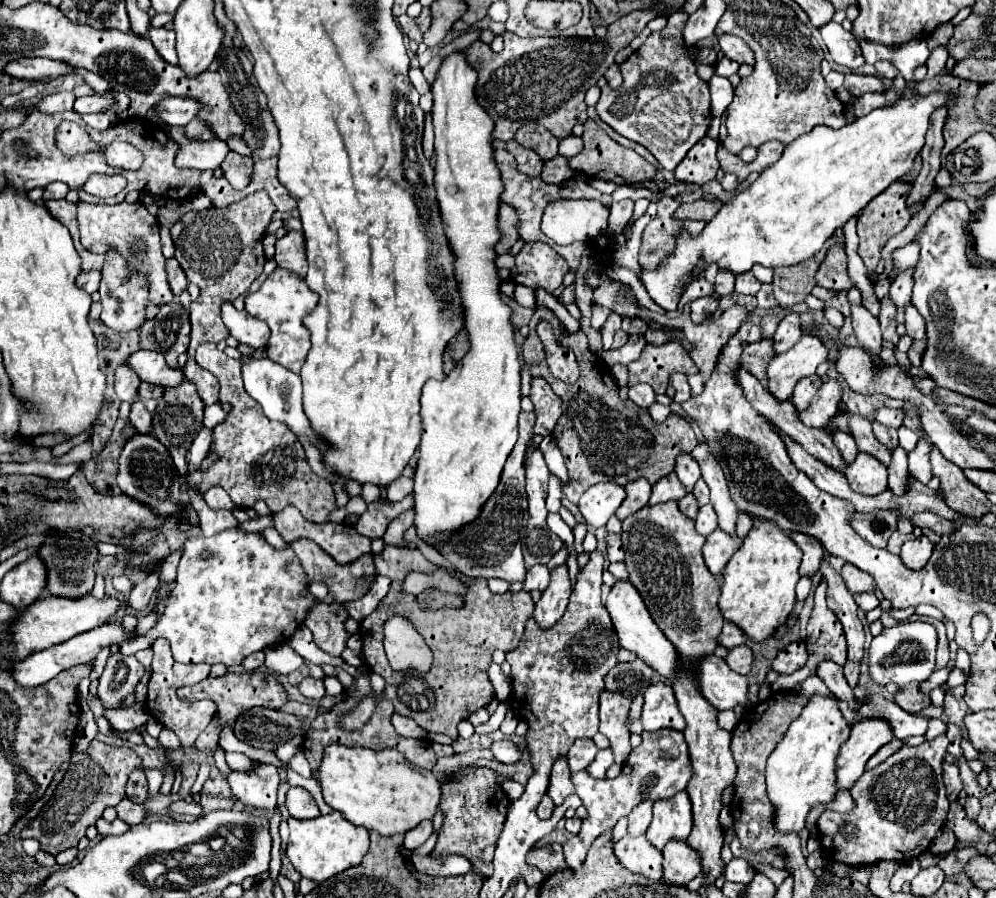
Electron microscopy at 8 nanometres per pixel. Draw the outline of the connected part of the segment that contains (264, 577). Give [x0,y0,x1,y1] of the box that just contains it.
[122,530,314,664]

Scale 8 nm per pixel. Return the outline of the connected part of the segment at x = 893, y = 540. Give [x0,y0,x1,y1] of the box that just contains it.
[888,530,914,554]

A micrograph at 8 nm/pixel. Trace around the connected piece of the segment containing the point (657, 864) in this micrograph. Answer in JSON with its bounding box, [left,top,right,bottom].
[614,834,662,880]

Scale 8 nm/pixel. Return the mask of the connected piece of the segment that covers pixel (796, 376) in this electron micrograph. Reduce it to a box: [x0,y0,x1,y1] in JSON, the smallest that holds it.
[768,334,828,400]

